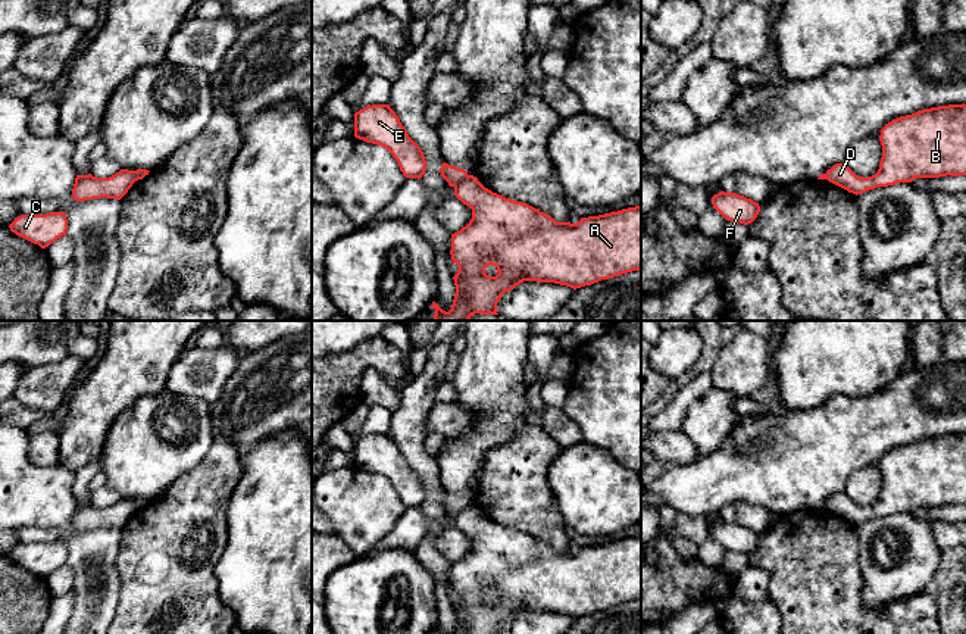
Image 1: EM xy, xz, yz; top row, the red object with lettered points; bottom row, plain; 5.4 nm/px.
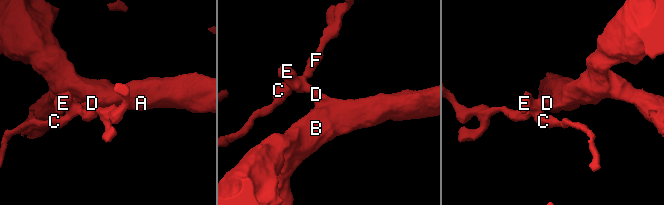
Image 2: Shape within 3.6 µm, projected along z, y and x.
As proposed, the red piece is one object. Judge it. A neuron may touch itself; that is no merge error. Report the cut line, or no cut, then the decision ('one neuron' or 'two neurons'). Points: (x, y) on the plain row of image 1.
cut in xz along (468, 505), (455, 517); two neurons

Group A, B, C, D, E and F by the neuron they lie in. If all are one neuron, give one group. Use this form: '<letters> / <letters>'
A B D / C E F

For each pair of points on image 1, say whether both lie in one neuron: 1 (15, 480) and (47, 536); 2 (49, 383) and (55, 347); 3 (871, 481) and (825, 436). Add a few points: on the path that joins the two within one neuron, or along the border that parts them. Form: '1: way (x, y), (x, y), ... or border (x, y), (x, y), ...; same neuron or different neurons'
1: border (15, 528), (50, 528), (56, 539); different neurons
2: border (68, 355), (56, 362), (27, 367), (24, 369); different neurons
3: border (872, 464), (859, 468), (850, 477), (843, 492); different neurons

